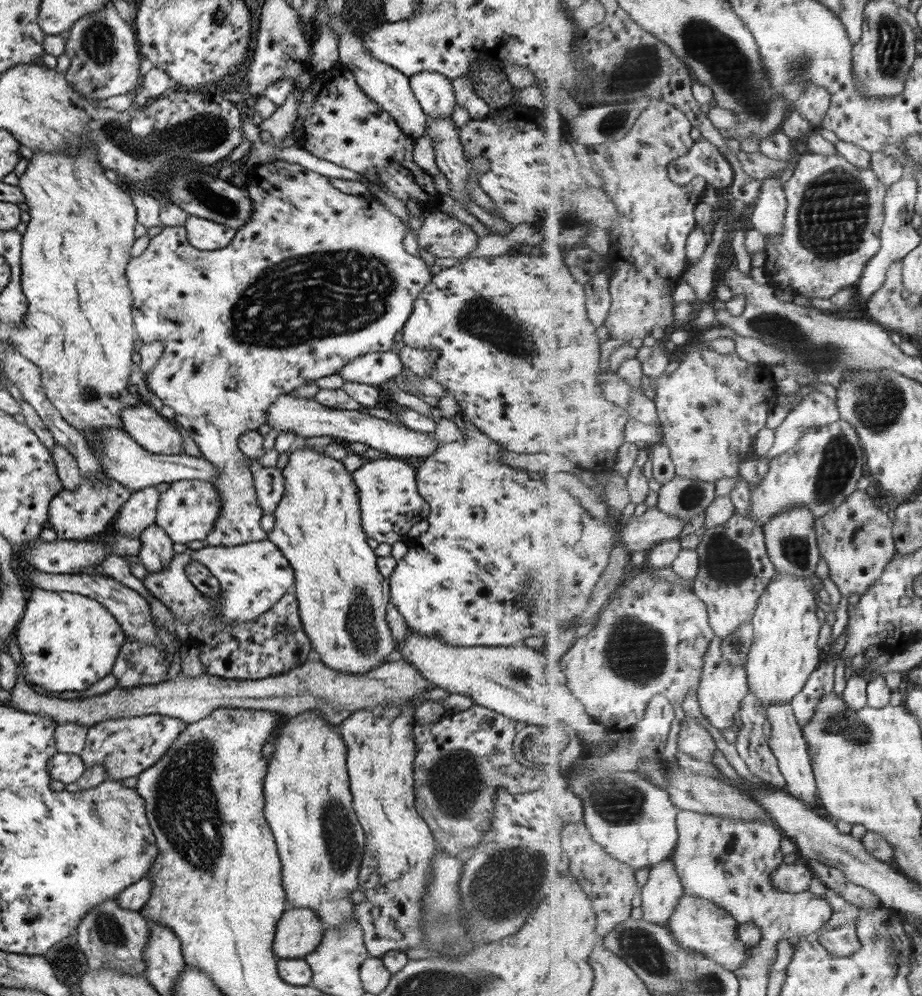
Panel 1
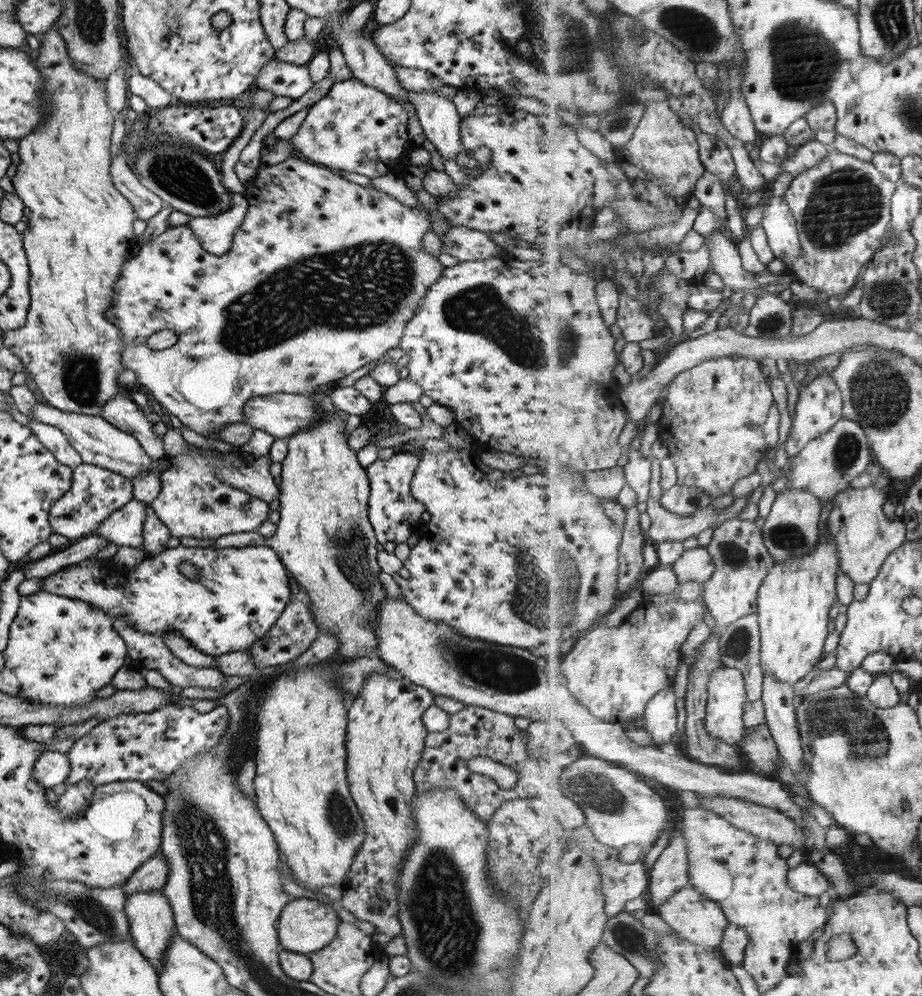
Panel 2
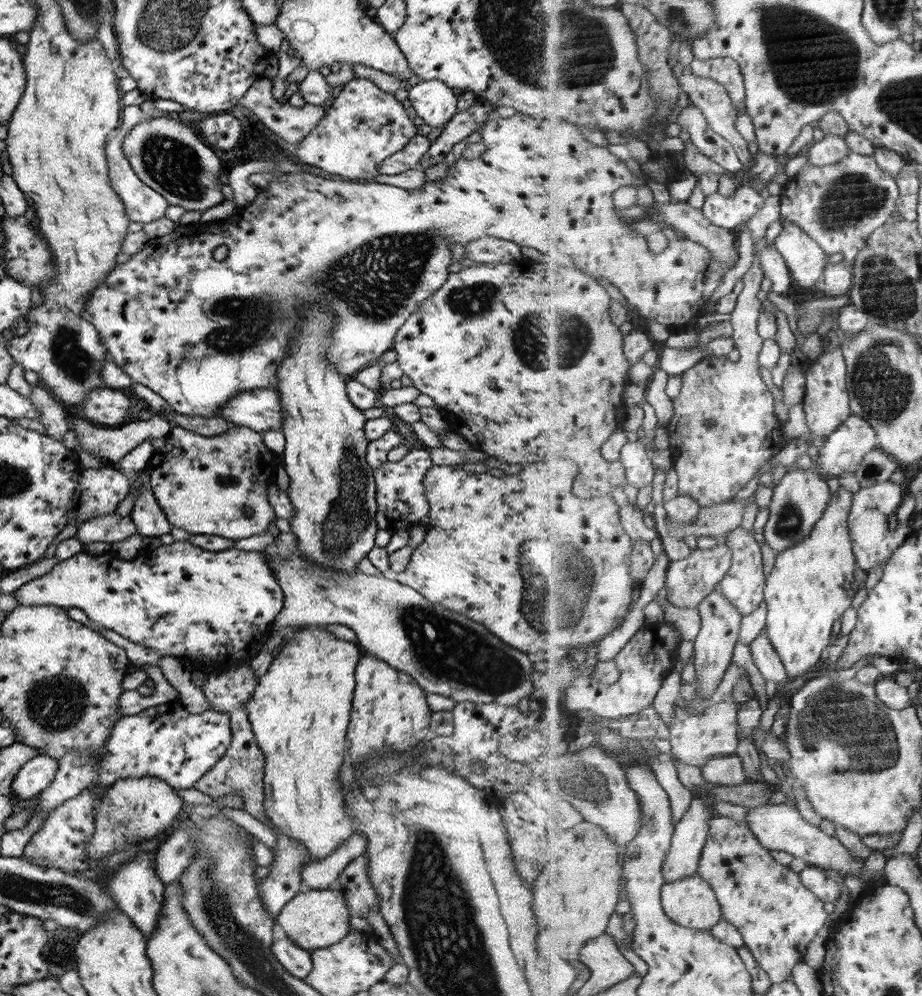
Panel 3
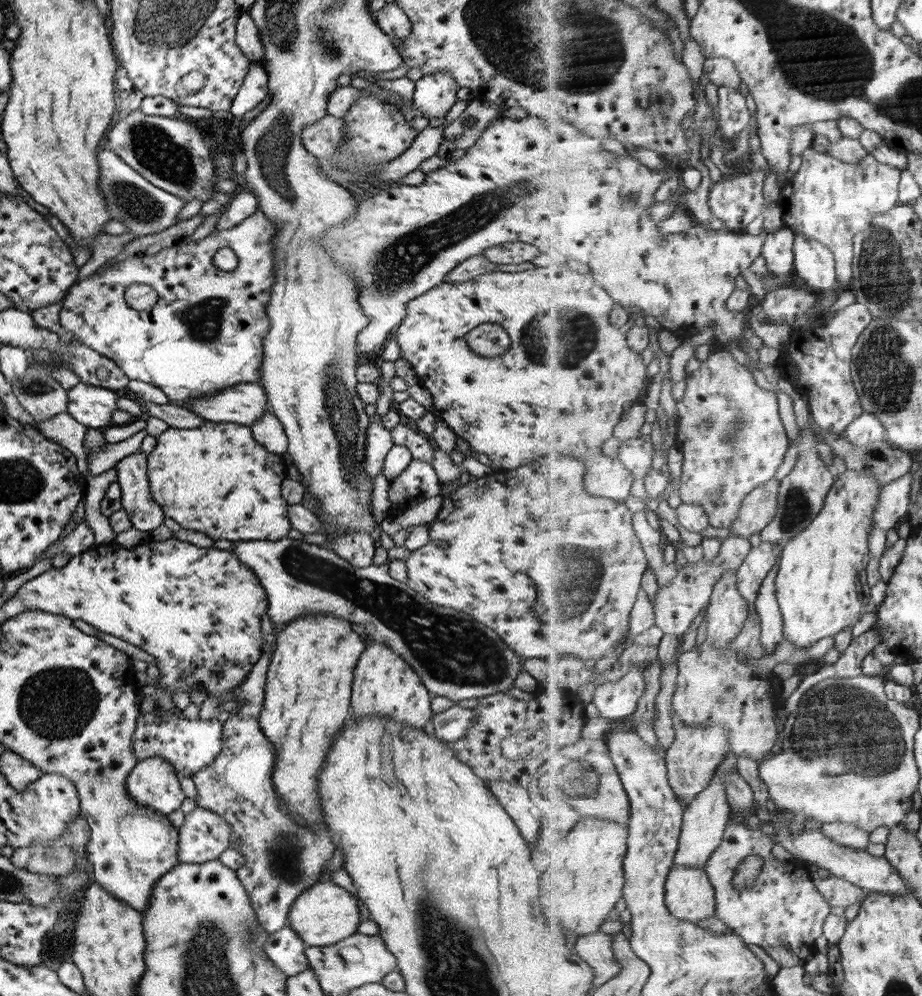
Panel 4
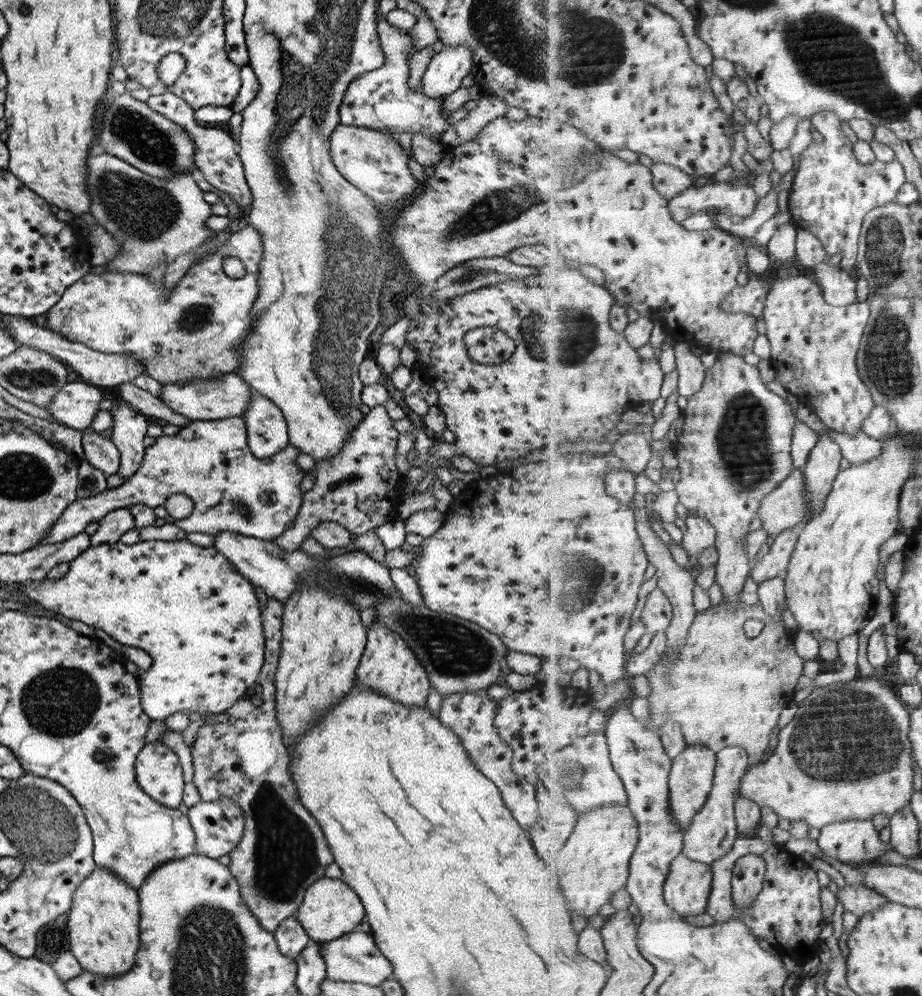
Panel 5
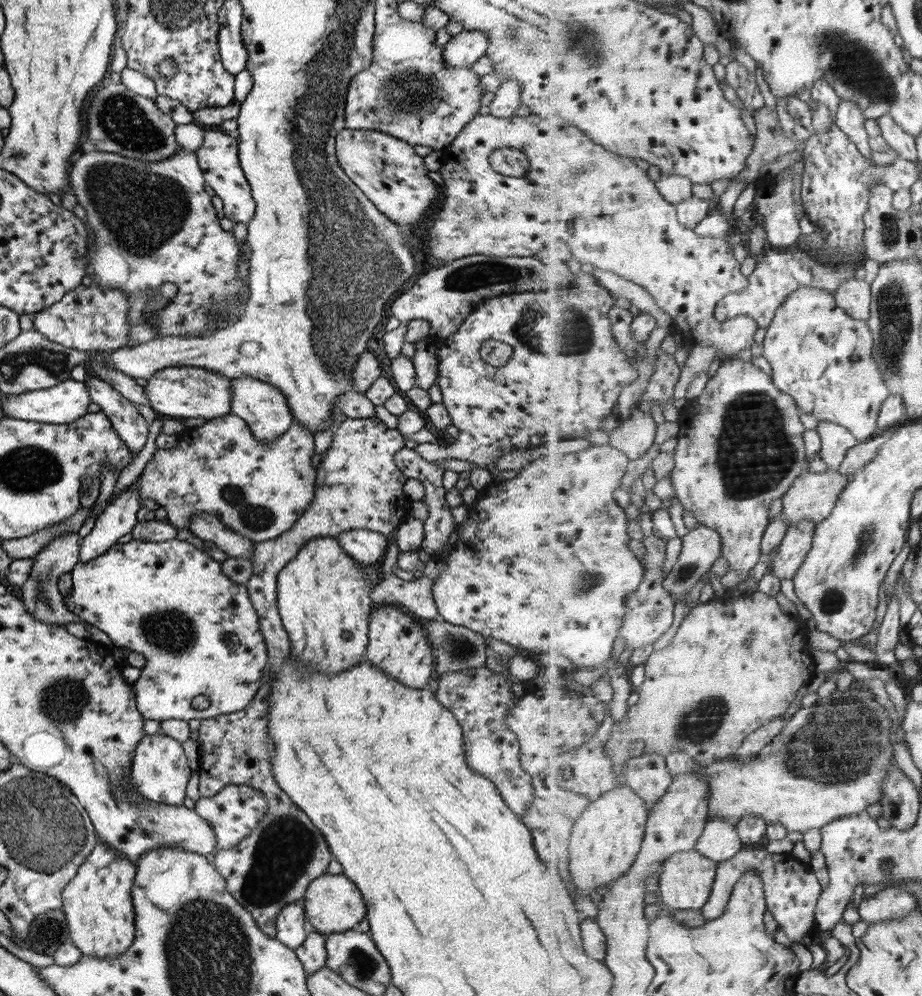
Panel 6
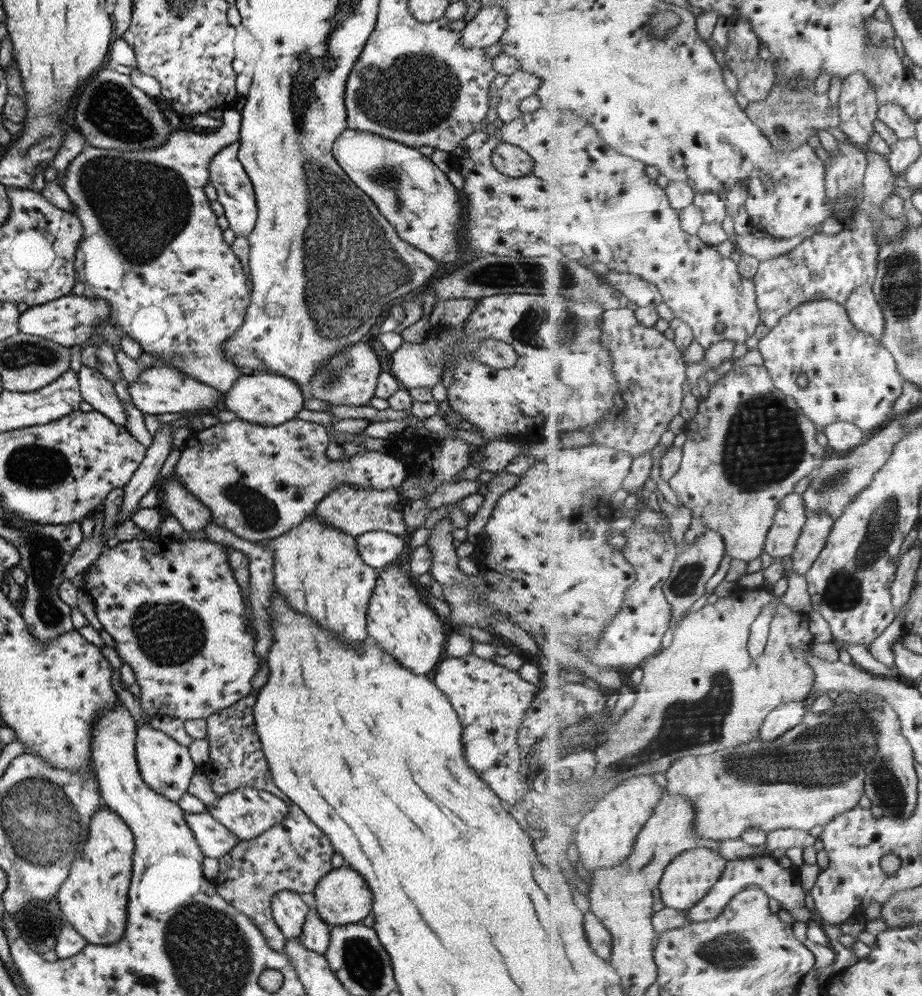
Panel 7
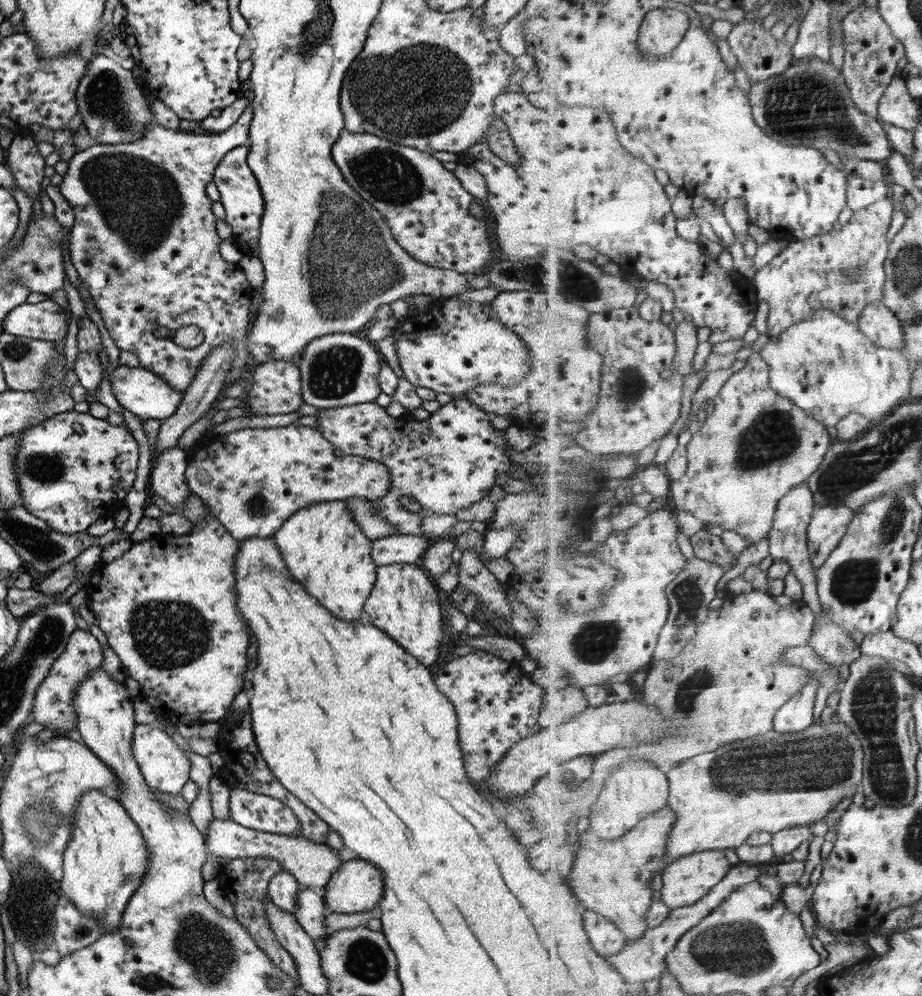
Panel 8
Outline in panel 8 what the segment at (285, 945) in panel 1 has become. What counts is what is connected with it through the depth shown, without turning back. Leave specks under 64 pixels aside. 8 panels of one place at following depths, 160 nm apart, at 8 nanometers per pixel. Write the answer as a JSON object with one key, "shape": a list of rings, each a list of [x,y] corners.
{"shape":[[[354,858],[343,862],[324,888],[325,908],[334,913],[360,913],[378,905],[383,878],[375,866]]]}

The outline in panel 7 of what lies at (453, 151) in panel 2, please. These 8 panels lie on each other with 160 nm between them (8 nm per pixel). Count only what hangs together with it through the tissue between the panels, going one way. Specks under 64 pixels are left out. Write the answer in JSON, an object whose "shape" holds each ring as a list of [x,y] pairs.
{"shape":[[[495,3],[483,5],[459,32],[459,46],[469,50],[486,49],[498,43],[505,27],[504,10]]]}

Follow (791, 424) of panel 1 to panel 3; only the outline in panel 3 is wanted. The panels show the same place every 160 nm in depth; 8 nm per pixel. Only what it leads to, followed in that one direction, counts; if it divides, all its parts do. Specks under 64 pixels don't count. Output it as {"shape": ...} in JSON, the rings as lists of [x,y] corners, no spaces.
{"shape":[[[842,347],[835,349],[832,353],[824,353],[811,362],[806,370],[806,394],[803,408],[805,408],[805,418],[807,426],[811,428],[811,434],[828,437],[834,434],[852,416],[851,396],[847,390],[848,364],[842,351]]]}

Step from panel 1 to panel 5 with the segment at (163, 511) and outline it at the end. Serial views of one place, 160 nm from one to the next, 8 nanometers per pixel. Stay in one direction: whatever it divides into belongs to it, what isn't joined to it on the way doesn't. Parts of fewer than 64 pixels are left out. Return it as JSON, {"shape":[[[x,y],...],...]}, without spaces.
{"shape":[[[241,417],[225,418],[215,421],[191,421],[187,427],[179,428],[173,435],[161,435],[155,438],[151,446],[145,448],[139,468],[119,486],[105,489],[91,498],[75,499],[65,510],[59,520],[51,526],[51,530],[40,540],[40,544],[57,544],[81,533],[87,524],[99,521],[105,514],[119,508],[127,508],[132,504],[144,504],[152,509],[162,506],[167,496],[185,494],[193,500],[193,510],[187,518],[172,522],[180,530],[188,533],[217,534],[219,532],[239,533],[264,541],[272,541],[287,528],[293,526],[299,510],[302,493],[299,482],[305,472],[297,467],[295,459],[299,449],[289,443],[277,454],[268,458],[254,458],[246,444],[246,427]]]}

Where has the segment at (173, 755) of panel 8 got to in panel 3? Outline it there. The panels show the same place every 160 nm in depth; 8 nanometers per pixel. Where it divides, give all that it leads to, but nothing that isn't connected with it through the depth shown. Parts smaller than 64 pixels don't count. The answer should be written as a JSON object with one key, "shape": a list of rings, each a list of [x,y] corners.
{"shape":[[[152,776],[129,777],[107,785],[106,791],[95,803],[93,812],[94,830],[86,840],[84,849],[87,857],[87,870],[94,869],[100,858],[120,851],[125,845],[151,840],[158,834],[170,831],[173,818],[184,805],[175,789],[167,781]]]}

